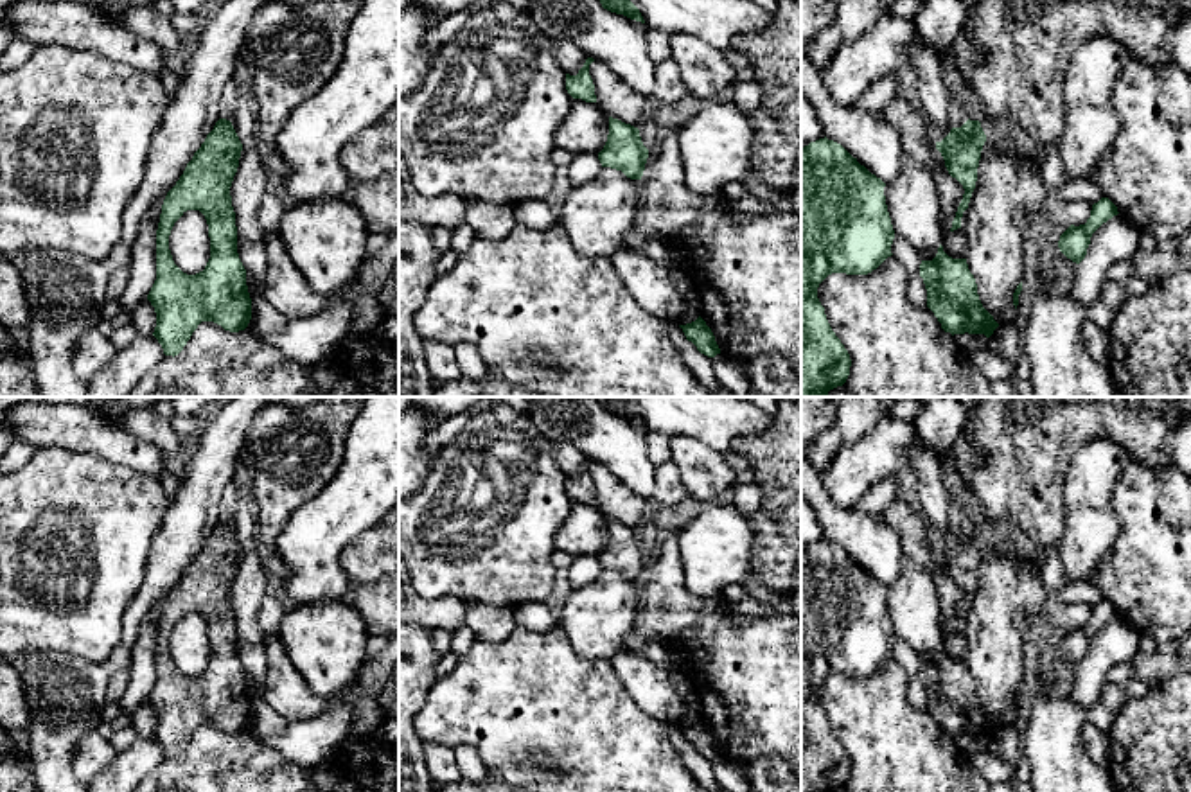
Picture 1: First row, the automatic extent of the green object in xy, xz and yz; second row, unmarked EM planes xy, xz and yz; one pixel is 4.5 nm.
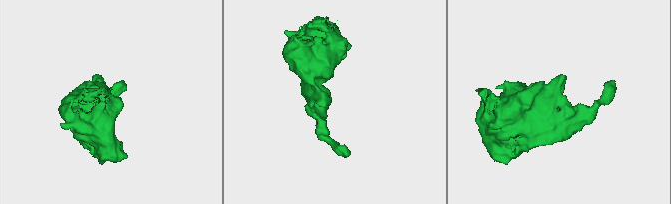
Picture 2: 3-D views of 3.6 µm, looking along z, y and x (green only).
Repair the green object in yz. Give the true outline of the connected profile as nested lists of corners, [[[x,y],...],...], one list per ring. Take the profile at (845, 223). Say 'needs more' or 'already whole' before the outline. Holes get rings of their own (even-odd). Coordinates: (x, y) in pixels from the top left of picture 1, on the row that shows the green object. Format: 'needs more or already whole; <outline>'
already whole; [[[826,136],[801,147],[801,397],[826,397],[850,375],[850,354],[826,320],[817,287],[832,273],[868,275],[893,255],[895,230],[884,187],[880,178]]]

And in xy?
already whole; [[[219,119],[163,199],[156,230],[156,280],[147,300],[156,312],[153,336],[165,356],[178,356],[201,321],[239,332],[251,320],[230,196],[241,151],[232,122]],[[187,210],[205,216],[210,237],[210,259],[196,275],[183,273],[169,250],[171,230]]]

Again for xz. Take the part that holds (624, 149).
already whole; [[[609,117],[609,135],[598,153],[602,167],[622,171],[631,180],[641,180],[648,149],[643,145],[640,129]]]

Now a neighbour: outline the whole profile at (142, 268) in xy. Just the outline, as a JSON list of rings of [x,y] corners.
[[[160,199],[144,217],[140,235],[131,244],[129,282],[122,296],[120,307],[133,312],[149,295],[156,280],[156,230],[160,223],[163,199]]]

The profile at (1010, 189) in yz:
[[[988,138],[984,142],[965,221],[966,264],[975,278],[983,307],[999,325],[1013,325],[1017,318],[1013,293],[1024,278],[1024,244],[1033,216],[1047,194],[1040,169],[1042,153],[1035,160],[1022,158],[1011,151],[1015,140]]]

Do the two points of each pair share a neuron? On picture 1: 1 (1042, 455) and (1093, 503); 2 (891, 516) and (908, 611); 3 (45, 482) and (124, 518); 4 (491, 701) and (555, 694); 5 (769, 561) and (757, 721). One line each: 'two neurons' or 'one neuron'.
1: two neurons
2: one neuron
3: one neuron
4: one neuron
5: two neurons

